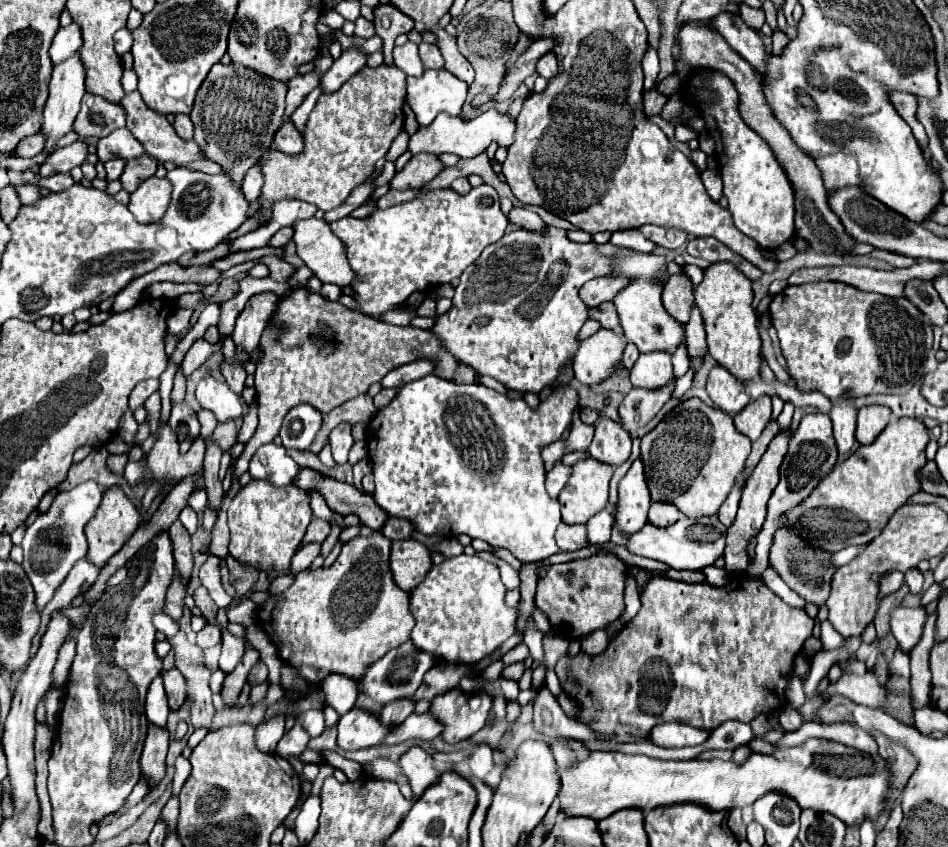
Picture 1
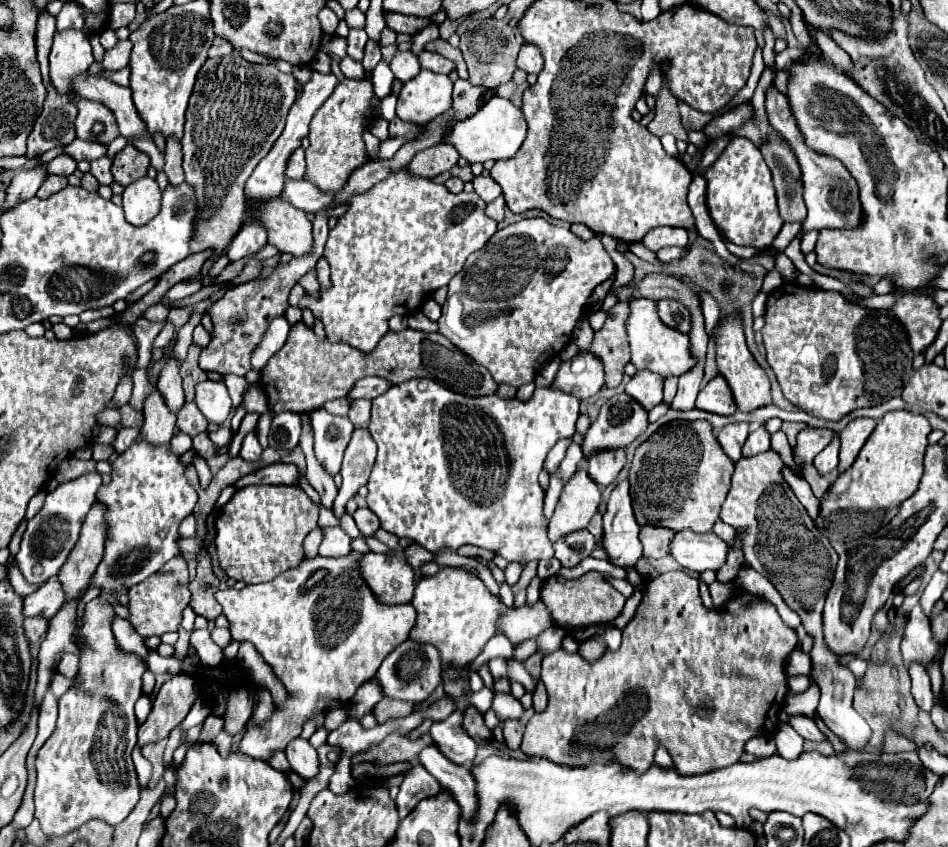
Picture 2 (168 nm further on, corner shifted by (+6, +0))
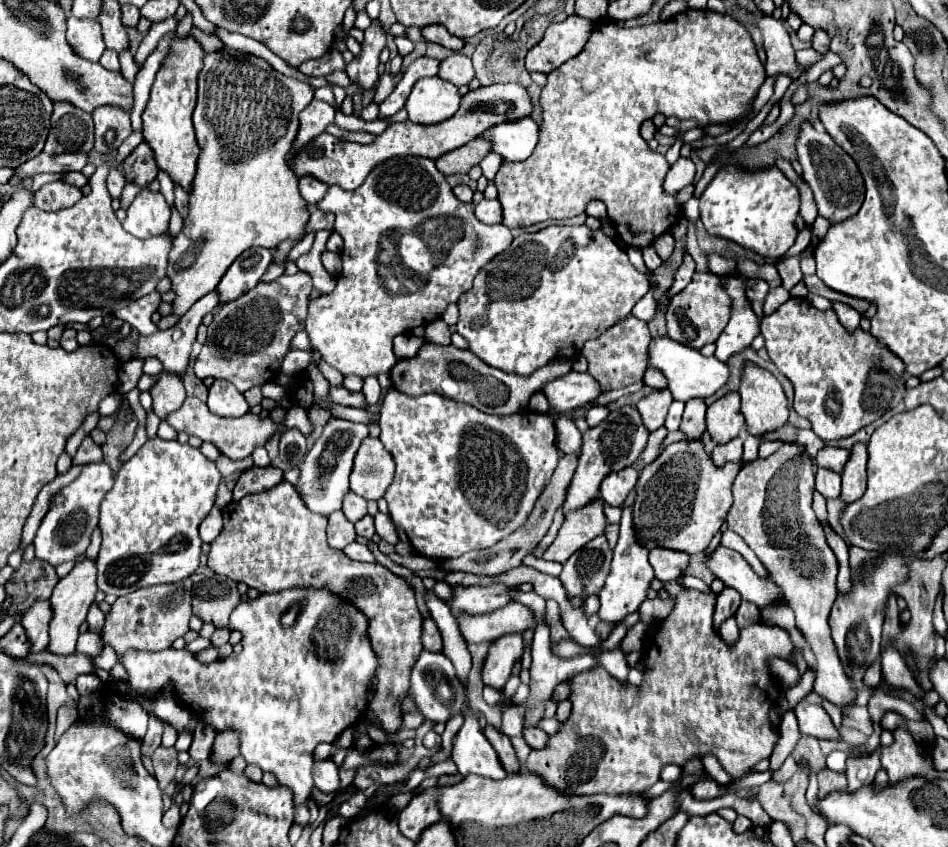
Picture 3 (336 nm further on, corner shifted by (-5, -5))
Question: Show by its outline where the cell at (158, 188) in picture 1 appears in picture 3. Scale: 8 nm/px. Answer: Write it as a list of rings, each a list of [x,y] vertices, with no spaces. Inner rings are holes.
[[[141,188],[137,198],[127,208],[127,218],[123,228],[137,238],[159,236],[169,226],[171,208],[165,202],[161,192],[153,192],[151,188]]]

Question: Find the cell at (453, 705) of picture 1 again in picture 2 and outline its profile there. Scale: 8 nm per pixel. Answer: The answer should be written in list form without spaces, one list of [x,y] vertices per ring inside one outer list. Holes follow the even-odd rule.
[[[472,705],[464,713],[464,729],[476,741],[486,741],[486,743],[492,741],[492,731],[484,725],[482,713],[478,713],[478,709]]]

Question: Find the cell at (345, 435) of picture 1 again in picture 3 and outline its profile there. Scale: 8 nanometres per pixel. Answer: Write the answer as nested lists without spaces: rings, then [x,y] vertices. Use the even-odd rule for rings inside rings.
[[[329,418],[323,434],[317,438],[315,446],[307,452],[305,462],[301,464],[301,478],[297,486],[297,492],[309,506],[309,510],[315,510],[317,514],[329,516],[333,510],[341,508],[343,496],[349,492],[349,474],[353,466],[353,458],[363,442],[363,438],[369,436],[367,424],[357,424],[341,418]]]

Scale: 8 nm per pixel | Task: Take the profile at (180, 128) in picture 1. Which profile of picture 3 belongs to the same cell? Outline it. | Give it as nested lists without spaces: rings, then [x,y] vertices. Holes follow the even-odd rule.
[[[175,184],[175,206],[179,210],[179,214],[185,218],[187,214],[187,206],[189,206],[189,194],[185,190],[181,190],[179,184]]]

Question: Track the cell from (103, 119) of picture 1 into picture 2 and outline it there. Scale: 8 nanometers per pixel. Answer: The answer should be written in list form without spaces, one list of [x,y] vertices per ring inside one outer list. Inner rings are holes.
[[[78,99],[76,105],[78,105],[76,135],[80,139],[108,145],[112,139],[120,135],[110,109],[106,109],[104,105],[96,101],[88,101],[88,99]]]

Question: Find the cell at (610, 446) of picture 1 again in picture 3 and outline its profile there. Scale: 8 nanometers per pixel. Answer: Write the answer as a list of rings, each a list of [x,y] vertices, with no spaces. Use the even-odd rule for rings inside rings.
[[[627,466],[625,470],[613,472],[605,476],[605,482],[601,482],[601,498],[609,506],[621,506],[627,498],[627,494],[635,488],[639,478],[637,468]]]

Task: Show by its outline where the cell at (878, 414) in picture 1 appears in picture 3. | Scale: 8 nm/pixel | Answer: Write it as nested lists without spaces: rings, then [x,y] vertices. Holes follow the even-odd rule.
[[[857,442],[851,452],[849,452],[849,462],[843,468],[843,488],[841,488],[841,498],[849,504],[857,498],[863,496],[867,488],[867,442]]]

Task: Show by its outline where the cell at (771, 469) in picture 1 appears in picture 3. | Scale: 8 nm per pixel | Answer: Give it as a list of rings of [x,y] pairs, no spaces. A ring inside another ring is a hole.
[[[723,588],[719,594],[717,594],[717,608],[715,608],[715,618],[713,618],[713,626],[715,630],[721,626],[721,622],[729,616],[735,614],[735,610],[739,608],[741,604],[741,594],[737,590],[731,590],[731,588]]]

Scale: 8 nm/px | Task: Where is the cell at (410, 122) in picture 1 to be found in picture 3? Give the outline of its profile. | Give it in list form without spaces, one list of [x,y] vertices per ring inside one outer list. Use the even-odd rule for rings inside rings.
[[[429,24],[429,26],[421,28],[421,34],[423,34],[423,38],[427,42],[437,42],[437,44],[443,44],[443,46],[447,46],[451,50],[459,50],[465,44],[461,38],[449,34],[449,30],[445,26],[441,26],[441,24]]]

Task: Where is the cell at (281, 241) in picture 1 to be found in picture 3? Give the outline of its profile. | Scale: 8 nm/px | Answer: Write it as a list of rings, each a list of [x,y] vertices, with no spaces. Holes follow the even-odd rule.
[[[213,290],[213,292],[205,294],[203,298],[199,298],[199,300],[187,310],[187,314],[179,320],[179,324],[175,324],[173,328],[163,330],[163,332],[157,332],[157,334],[153,334],[153,336],[149,336],[149,338],[139,336],[137,356],[139,356],[139,358],[143,358],[143,356],[157,356],[157,358],[163,362],[163,372],[173,374],[173,376],[177,376],[177,378],[183,378],[183,376],[185,376],[185,370],[187,370],[187,366],[189,366],[191,348],[193,348],[193,342],[195,342],[195,336],[197,336],[197,328],[199,328],[203,316],[209,314],[217,304],[219,304],[219,290]]]

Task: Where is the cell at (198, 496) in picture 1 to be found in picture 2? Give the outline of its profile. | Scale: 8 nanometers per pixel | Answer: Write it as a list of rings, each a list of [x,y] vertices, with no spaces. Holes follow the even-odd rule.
[[[136,439],[124,453],[116,457],[112,463],[112,481],[108,485],[100,485],[96,501],[106,505],[106,545],[102,561],[92,577],[92,587],[98,587],[100,593],[116,595],[120,603],[126,603],[128,597],[124,589],[130,589],[132,585],[144,581],[154,571],[158,571],[166,561],[180,555],[178,539],[180,535],[172,535],[172,527],[178,527],[184,517],[188,517],[198,501],[196,489],[186,481],[184,475],[172,473],[172,469],[186,469],[186,465],[180,461],[180,455],[174,455],[170,445],[150,445],[144,439]]]

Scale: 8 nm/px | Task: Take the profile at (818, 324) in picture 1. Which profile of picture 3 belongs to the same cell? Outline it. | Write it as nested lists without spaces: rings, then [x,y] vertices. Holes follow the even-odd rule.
[[[791,298],[777,312],[763,318],[761,334],[765,338],[765,348],[769,358],[775,362],[781,374],[785,374],[795,388],[793,408],[799,416],[805,416],[813,424],[813,432],[829,440],[847,438],[859,428],[875,422],[887,410],[903,402],[905,388],[905,362],[897,358],[887,346],[883,346],[871,332],[861,328],[849,332],[837,318],[835,310],[817,310],[807,298]]]

